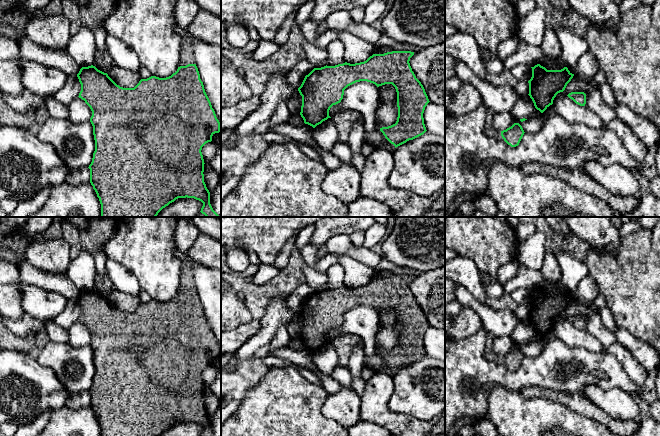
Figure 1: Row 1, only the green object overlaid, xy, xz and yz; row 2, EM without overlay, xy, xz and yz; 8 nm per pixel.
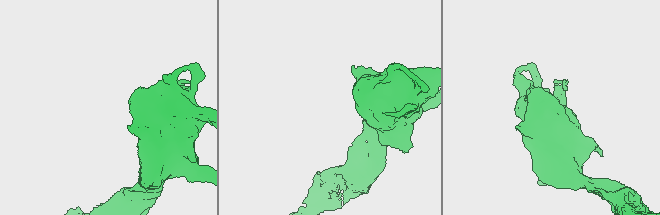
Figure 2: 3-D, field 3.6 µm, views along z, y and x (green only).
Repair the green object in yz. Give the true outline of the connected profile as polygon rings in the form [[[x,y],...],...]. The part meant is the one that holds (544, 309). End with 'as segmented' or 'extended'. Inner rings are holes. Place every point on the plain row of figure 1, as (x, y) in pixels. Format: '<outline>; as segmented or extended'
[[[540,288],[532,292],[532,301],[529,307],[529,320],[537,334],[543,337],[550,329],[556,319],[563,316],[571,305],[572,298],[567,291],[561,294],[547,294]]]; as segmented

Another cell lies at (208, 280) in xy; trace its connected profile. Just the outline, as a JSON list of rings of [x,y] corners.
[[[178,249],[175,251],[175,254],[180,260],[183,261],[183,263],[188,265],[193,271],[196,290],[200,298],[200,303],[203,306],[205,316],[211,326],[212,332],[215,335],[216,341],[220,346],[220,356],[221,356],[221,272],[216,269],[208,268],[203,266],[202,264],[196,263],[190,257],[188,257],[187,254],[183,254]]]

